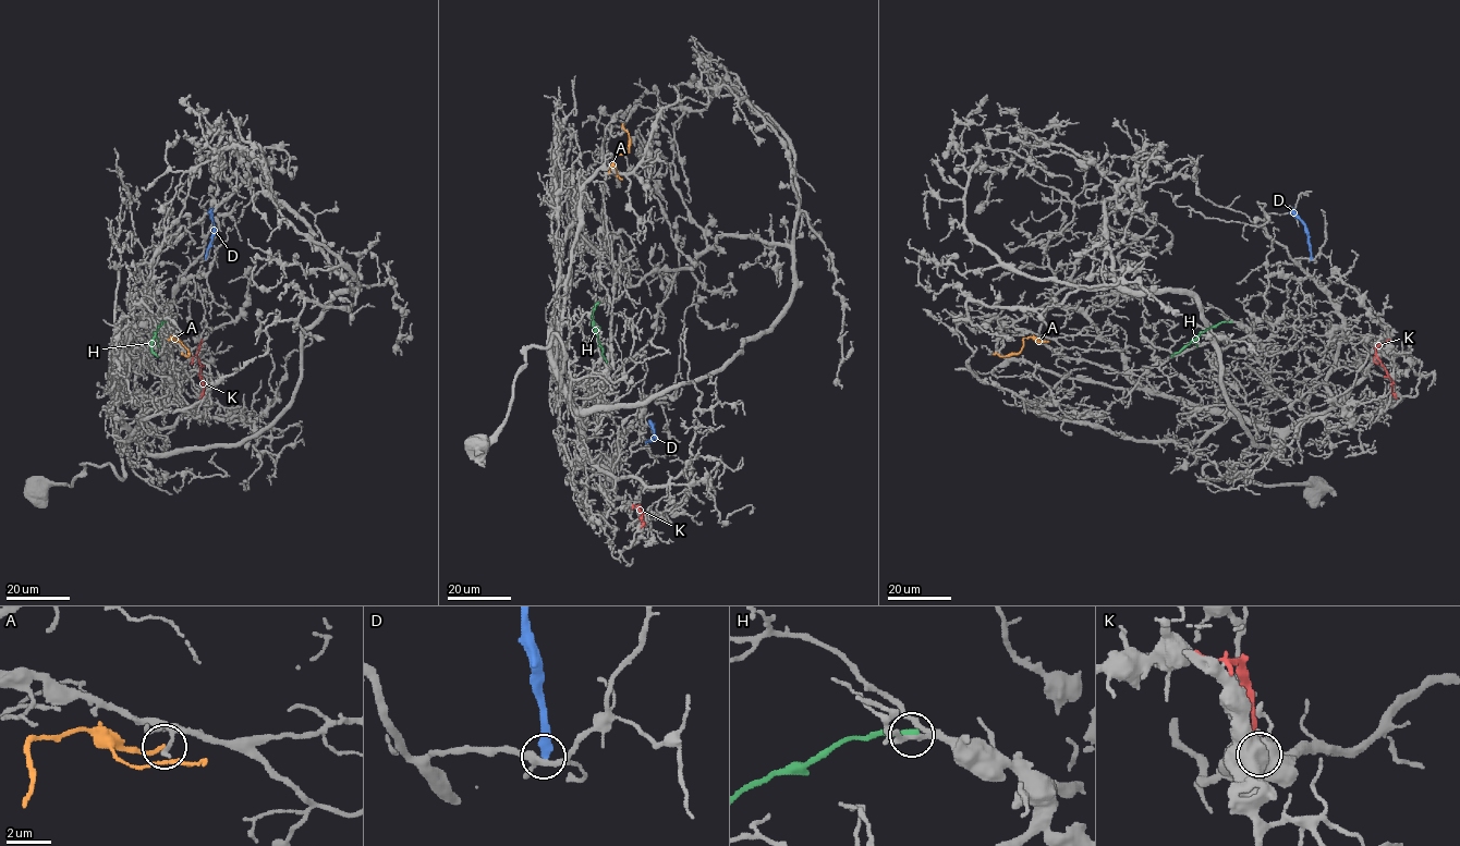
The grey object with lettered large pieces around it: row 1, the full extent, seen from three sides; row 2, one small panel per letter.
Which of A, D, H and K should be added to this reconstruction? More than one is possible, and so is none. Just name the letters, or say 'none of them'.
none of them

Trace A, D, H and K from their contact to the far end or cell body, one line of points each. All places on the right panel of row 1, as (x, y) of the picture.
A: (1042, 339), (1024, 338), (1018, 354), (993, 354)
D: (1311, 259), (1306, 228), (1291, 208)
H: (1231, 321), (1207, 328), (1170, 357)
K: (1388, 339), (1376, 348), (1376, 355), (1391, 380), (1392, 394), (1397, 399)

